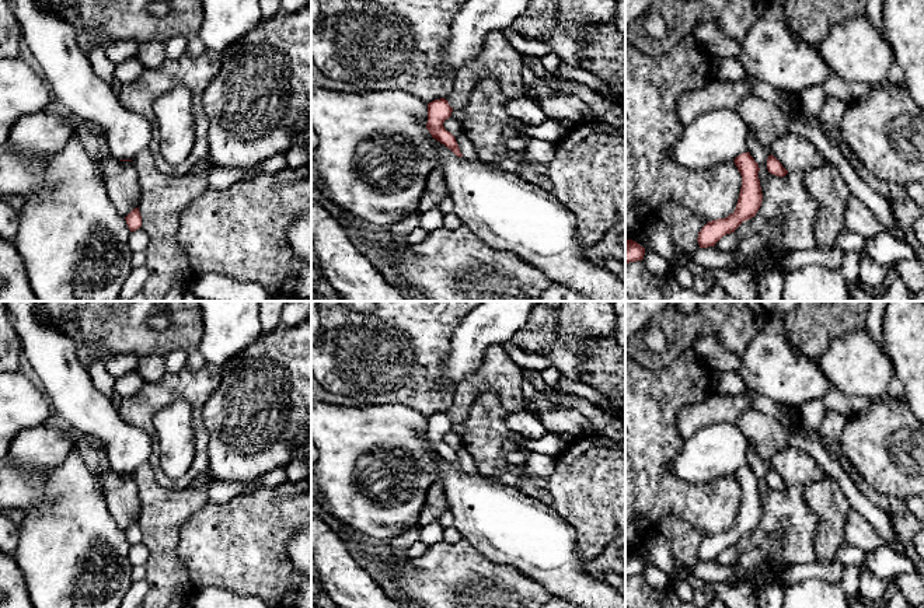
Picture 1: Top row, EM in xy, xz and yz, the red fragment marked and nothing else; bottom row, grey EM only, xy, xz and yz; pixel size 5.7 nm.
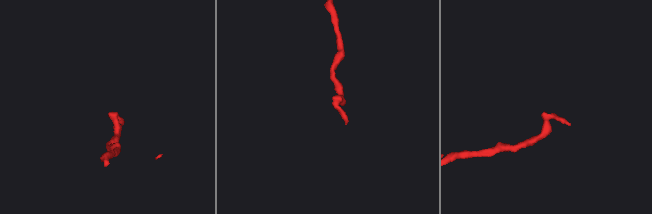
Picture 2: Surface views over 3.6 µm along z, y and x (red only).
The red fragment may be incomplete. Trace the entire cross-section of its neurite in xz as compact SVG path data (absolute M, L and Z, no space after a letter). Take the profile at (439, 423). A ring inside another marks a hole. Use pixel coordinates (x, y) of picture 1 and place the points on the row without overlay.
M440 412L428 417L428 437L426 443L433 452L450 462L457 471L463 471L460 467L456 451L447 445L443 440L444 434L451 430L453 422L447 413Z

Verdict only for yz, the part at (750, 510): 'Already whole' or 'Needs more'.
Already whole

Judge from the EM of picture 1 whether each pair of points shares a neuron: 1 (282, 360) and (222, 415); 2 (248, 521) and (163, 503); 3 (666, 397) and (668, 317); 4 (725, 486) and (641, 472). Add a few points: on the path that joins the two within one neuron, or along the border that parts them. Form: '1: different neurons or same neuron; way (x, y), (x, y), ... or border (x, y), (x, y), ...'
1: same neuron; way (267, 376), (237, 405)
2: different neurons; border (209, 502), (184, 523), (180, 537)
3: different neurons; border (691, 346), (665, 367), (644, 369), (640, 364)
4: same neuron; way (704, 493), (662, 493)

